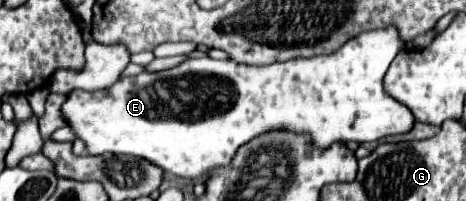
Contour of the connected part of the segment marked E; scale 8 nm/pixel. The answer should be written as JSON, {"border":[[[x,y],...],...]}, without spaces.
{"border":[[[390,25],[352,37],[352,41],[346,41],[332,55],[308,59],[296,57],[292,61],[272,63],[266,67],[252,67],[236,61],[216,61],[210,57],[188,59],[180,67],[168,71],[140,73],[136,77],[118,79],[108,89],[92,93],[74,89],[68,93],[62,105],[62,113],[66,125],[78,139],[84,141],[88,155],[134,155],[148,159],[166,173],[174,173],[186,179],[196,179],[202,175],[210,177],[212,169],[232,161],[240,145],[274,129],[306,133],[310,135],[312,143],[322,149],[336,141],[364,143],[408,133],[414,127],[416,117],[406,105],[398,103],[382,89],[382,79],[402,47],[404,41],[400,41],[398,29]]]}

